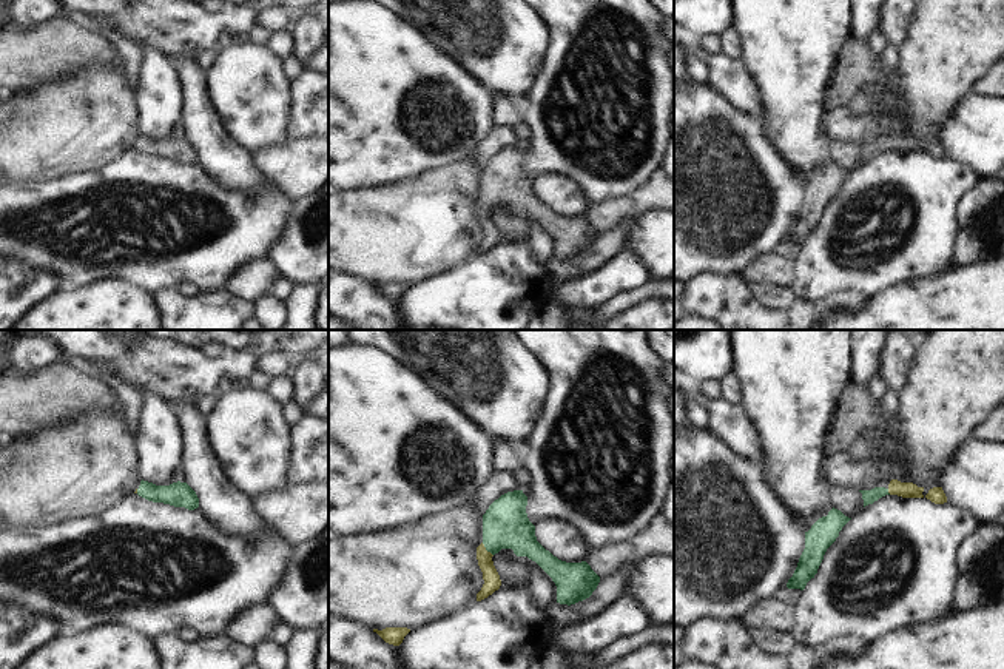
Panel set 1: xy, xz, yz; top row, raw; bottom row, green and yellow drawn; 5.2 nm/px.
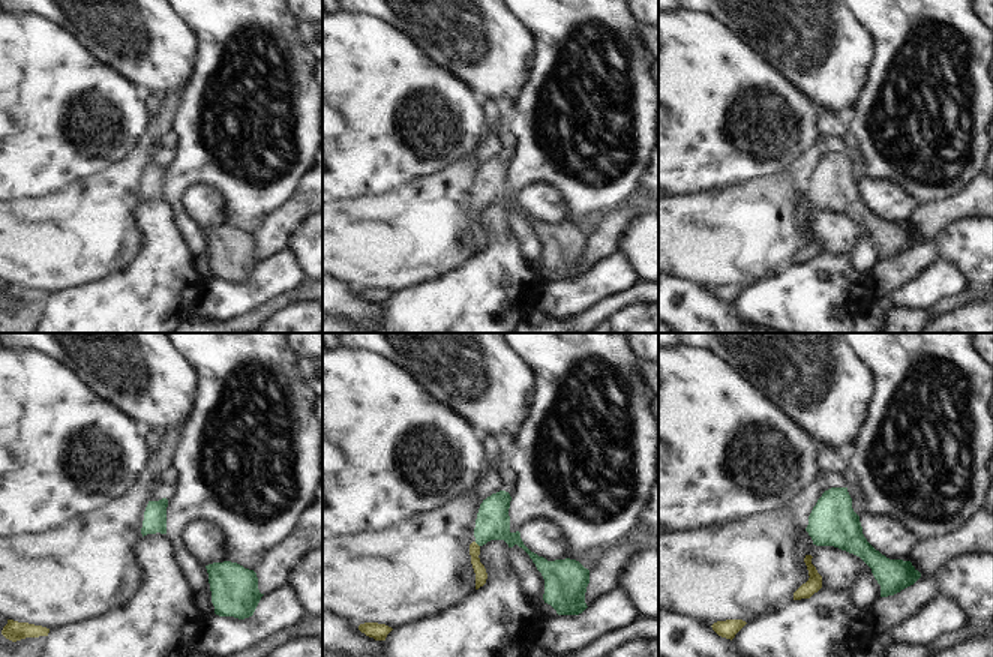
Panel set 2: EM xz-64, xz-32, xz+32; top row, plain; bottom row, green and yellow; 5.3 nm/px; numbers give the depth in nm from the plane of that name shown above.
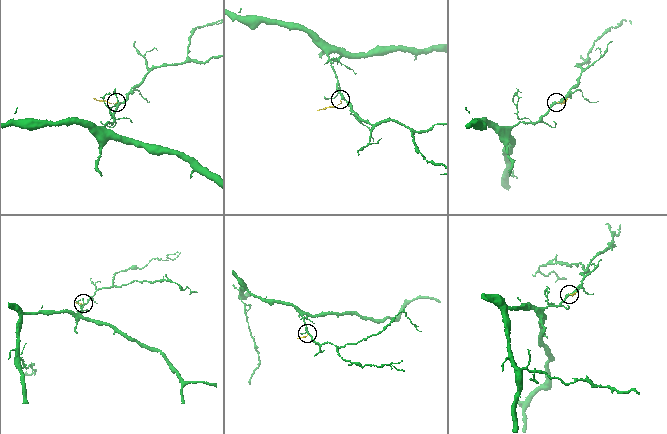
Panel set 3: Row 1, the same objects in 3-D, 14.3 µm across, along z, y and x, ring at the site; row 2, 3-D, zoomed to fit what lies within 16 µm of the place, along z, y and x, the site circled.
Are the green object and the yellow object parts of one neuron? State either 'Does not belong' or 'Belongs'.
Belongs

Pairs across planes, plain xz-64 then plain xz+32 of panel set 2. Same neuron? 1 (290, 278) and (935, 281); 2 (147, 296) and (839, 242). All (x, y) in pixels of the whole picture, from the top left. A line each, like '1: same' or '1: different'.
1: same
2: different

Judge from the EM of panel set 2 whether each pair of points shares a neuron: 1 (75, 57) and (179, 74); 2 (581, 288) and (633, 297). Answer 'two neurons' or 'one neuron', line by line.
1: two neurons
2: two neurons

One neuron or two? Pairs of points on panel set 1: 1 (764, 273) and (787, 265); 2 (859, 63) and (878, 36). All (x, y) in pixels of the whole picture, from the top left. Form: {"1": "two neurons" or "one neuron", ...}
{"1": "one neuron", "2": "two neurons"}

